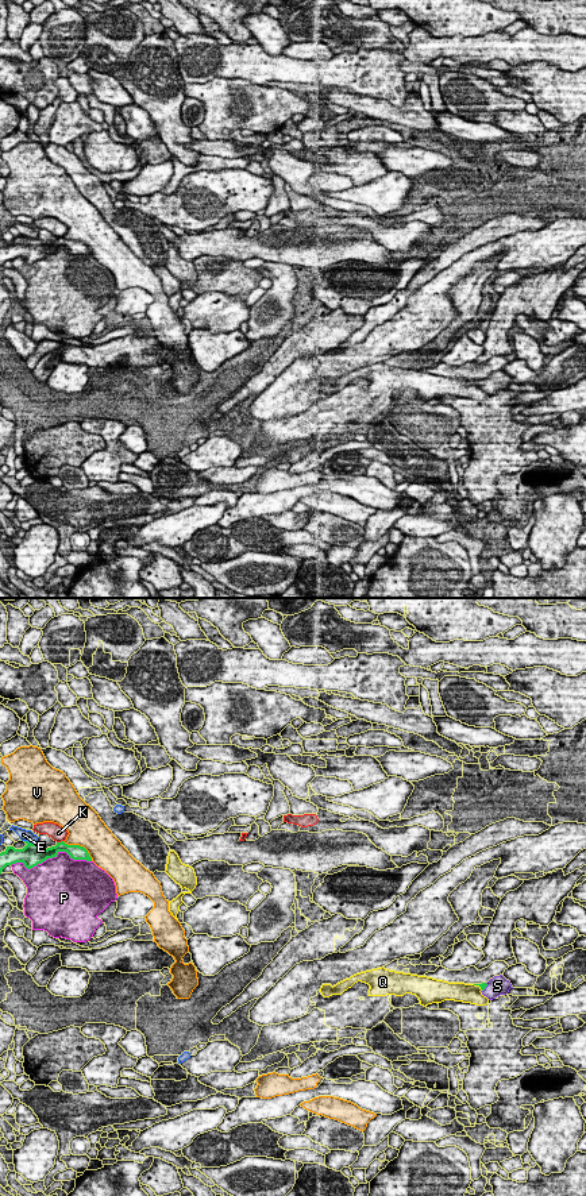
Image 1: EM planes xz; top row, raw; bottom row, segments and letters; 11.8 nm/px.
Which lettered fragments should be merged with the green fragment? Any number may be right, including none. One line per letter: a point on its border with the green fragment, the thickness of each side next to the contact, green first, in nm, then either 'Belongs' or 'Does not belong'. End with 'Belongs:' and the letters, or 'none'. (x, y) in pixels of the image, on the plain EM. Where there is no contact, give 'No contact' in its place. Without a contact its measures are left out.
E: Touches green at xz (30, 238). Thickness 280 nm (green) against 130 nm. Does not belong
K: Touches green at xz (61, 236). Thickness 190 nm (green) against 180 nm. Does not belong
P: Touches green at xz (50, 253). Thickness 280 nm (green) against 480 nm. Does not belong
Q: Touches green at xz (478, 379). Thickness 70 nm (green) against 220 nm. Does not belong
S: Touches green at xz (486, 381). Thickness 70 nm (green) against 240 nm. Belongs
V: Touches green at xz (78, 240). Thickness 190 nm (green) against 420 nm. Does not belong
Belongs: S

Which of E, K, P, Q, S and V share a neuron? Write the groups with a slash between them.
E / K / P / Q / S / V

